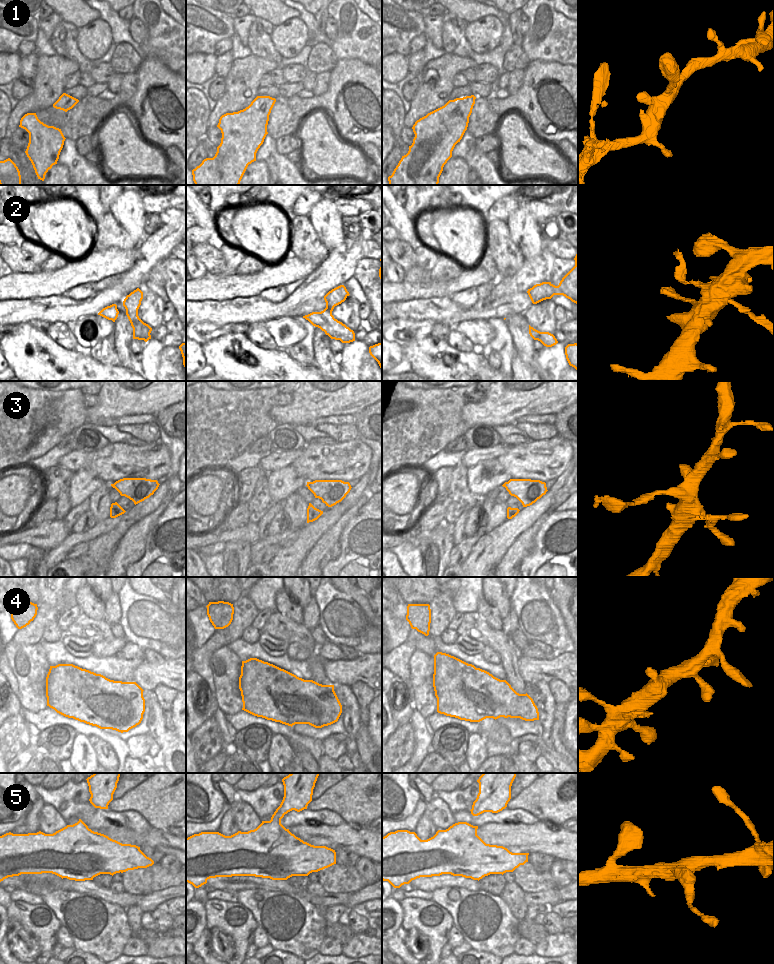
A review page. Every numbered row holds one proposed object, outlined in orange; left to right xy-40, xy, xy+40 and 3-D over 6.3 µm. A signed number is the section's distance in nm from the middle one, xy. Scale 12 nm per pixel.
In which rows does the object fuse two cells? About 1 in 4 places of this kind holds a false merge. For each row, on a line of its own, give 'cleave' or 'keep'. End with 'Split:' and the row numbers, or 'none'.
1: keep
2: cleave
3: keep
4: keep
5: keep
Split: 2

